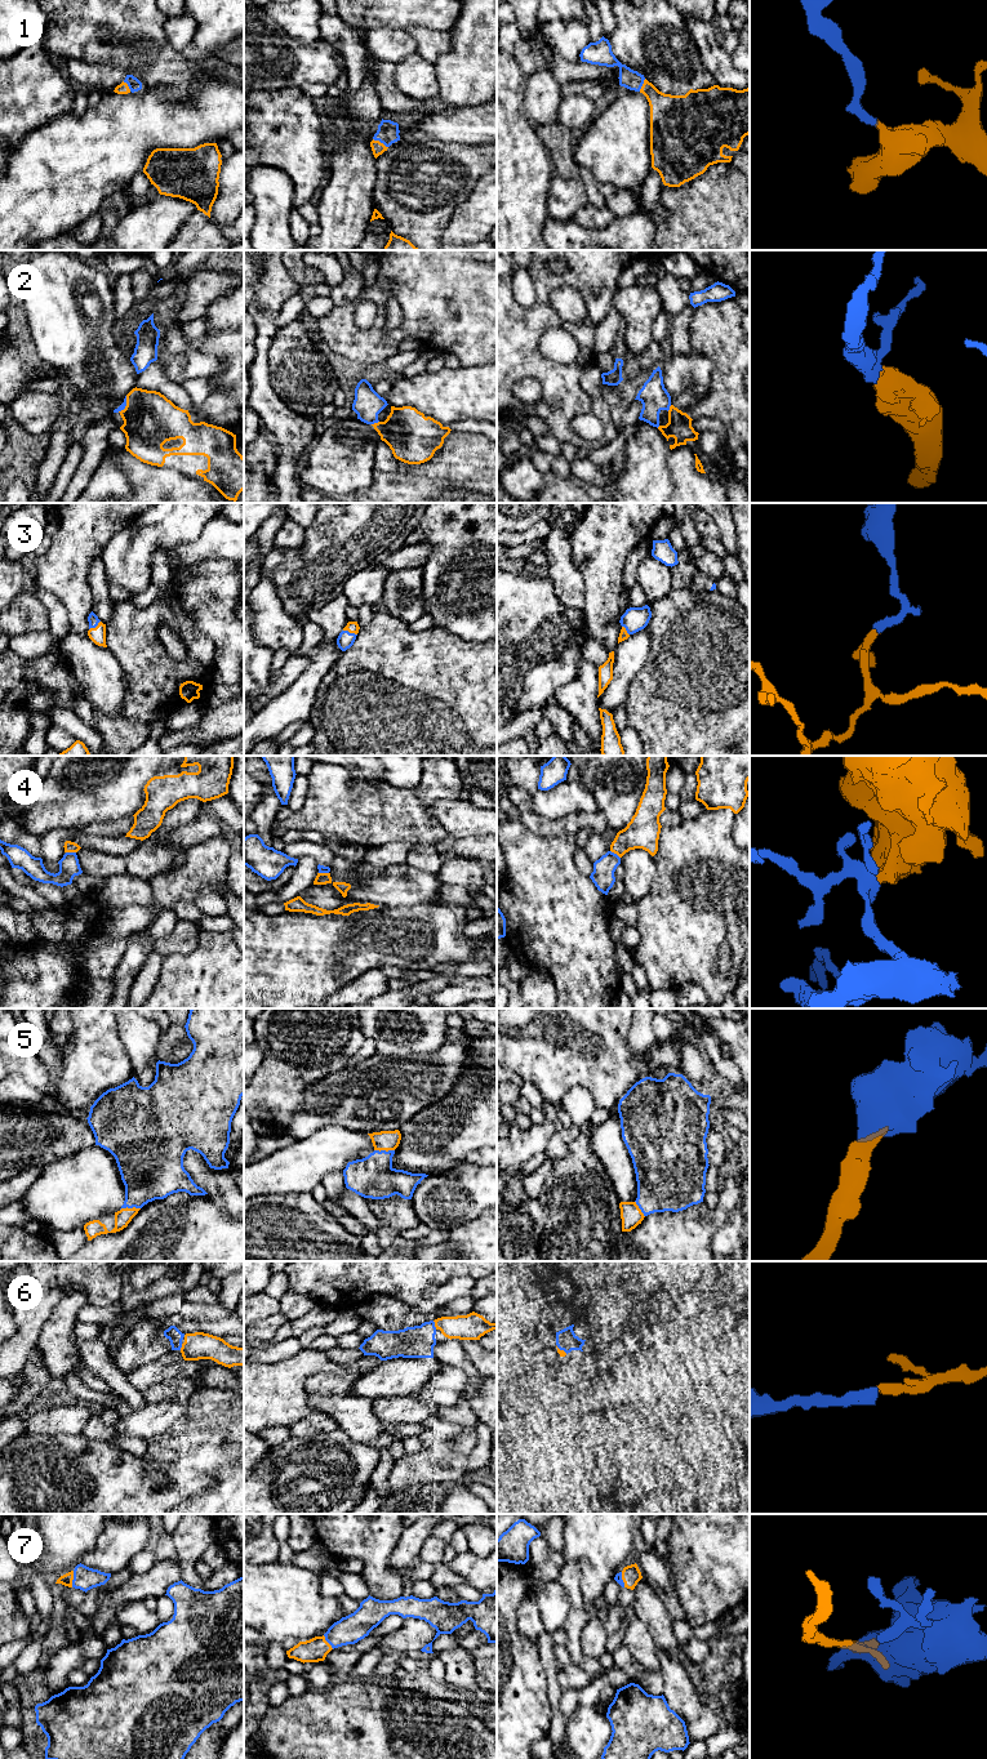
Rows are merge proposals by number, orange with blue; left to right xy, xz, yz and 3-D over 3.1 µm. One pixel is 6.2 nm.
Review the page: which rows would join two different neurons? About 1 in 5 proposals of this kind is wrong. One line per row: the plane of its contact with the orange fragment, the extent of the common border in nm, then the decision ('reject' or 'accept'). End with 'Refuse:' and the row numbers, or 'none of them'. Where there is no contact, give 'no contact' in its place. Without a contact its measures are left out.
1: meets orange in xz; contact 110 nm long; accept
2: meets orange in xz; contact 50 nm long; accept
3: meets orange in xz; contact 90 nm long; accept
4: meets orange in xy; contact 60 nm long; reject
5: meets orange in xy; contact 130 nm long; accept
6: meets orange in xz; contact 60 nm long; accept
7: meets orange in xy; contact 110 nm long; accept
Refuse: 4

